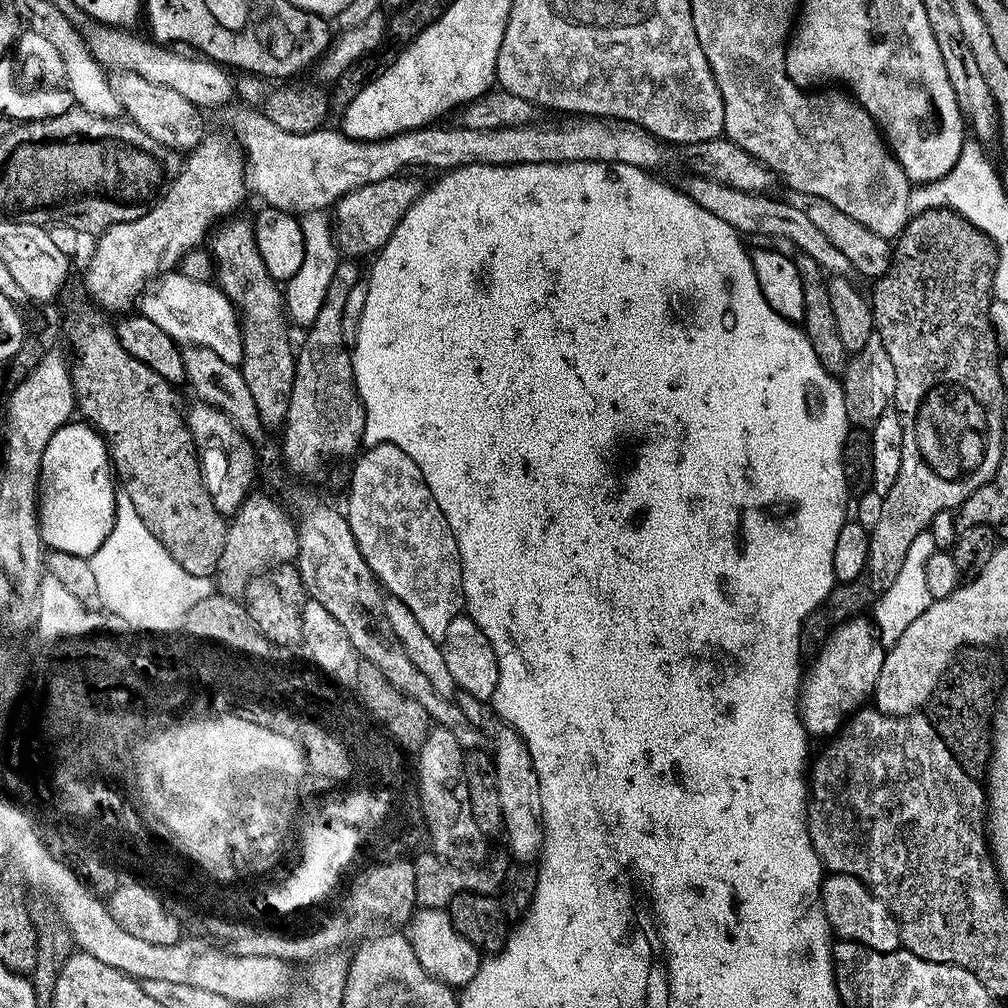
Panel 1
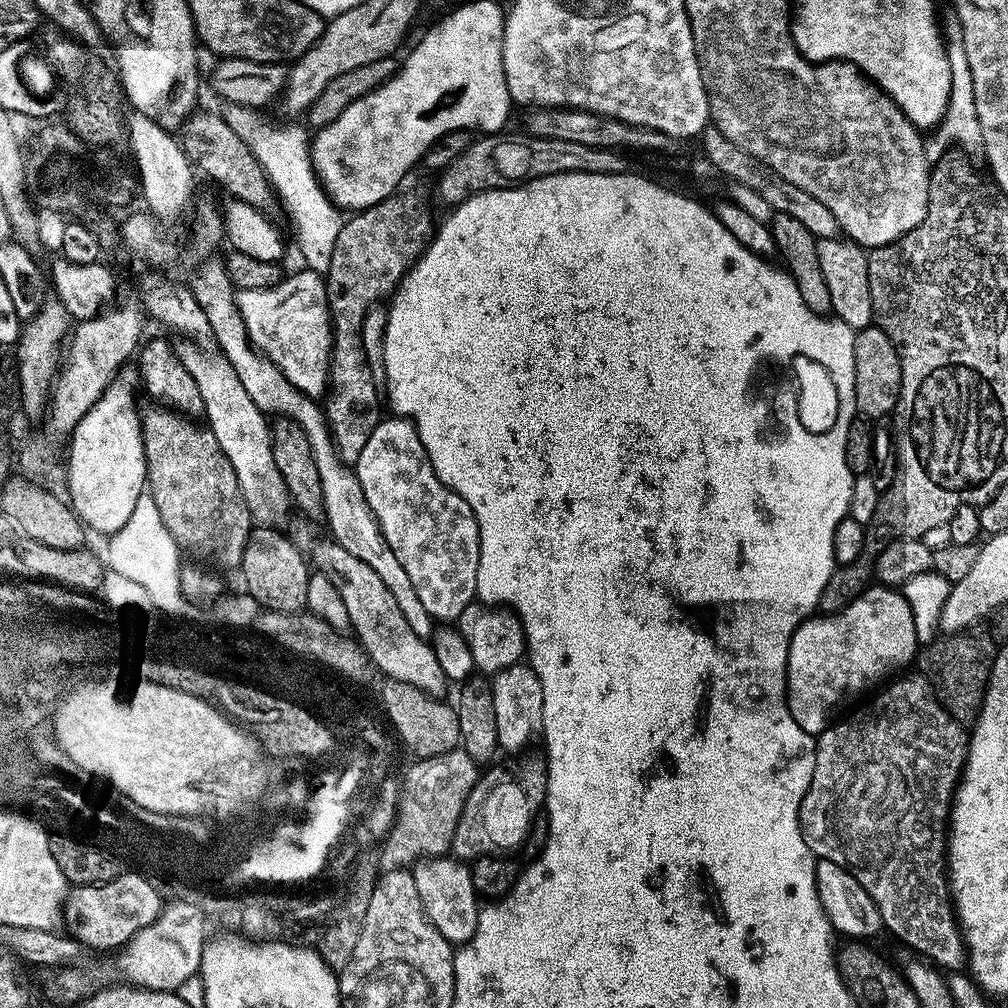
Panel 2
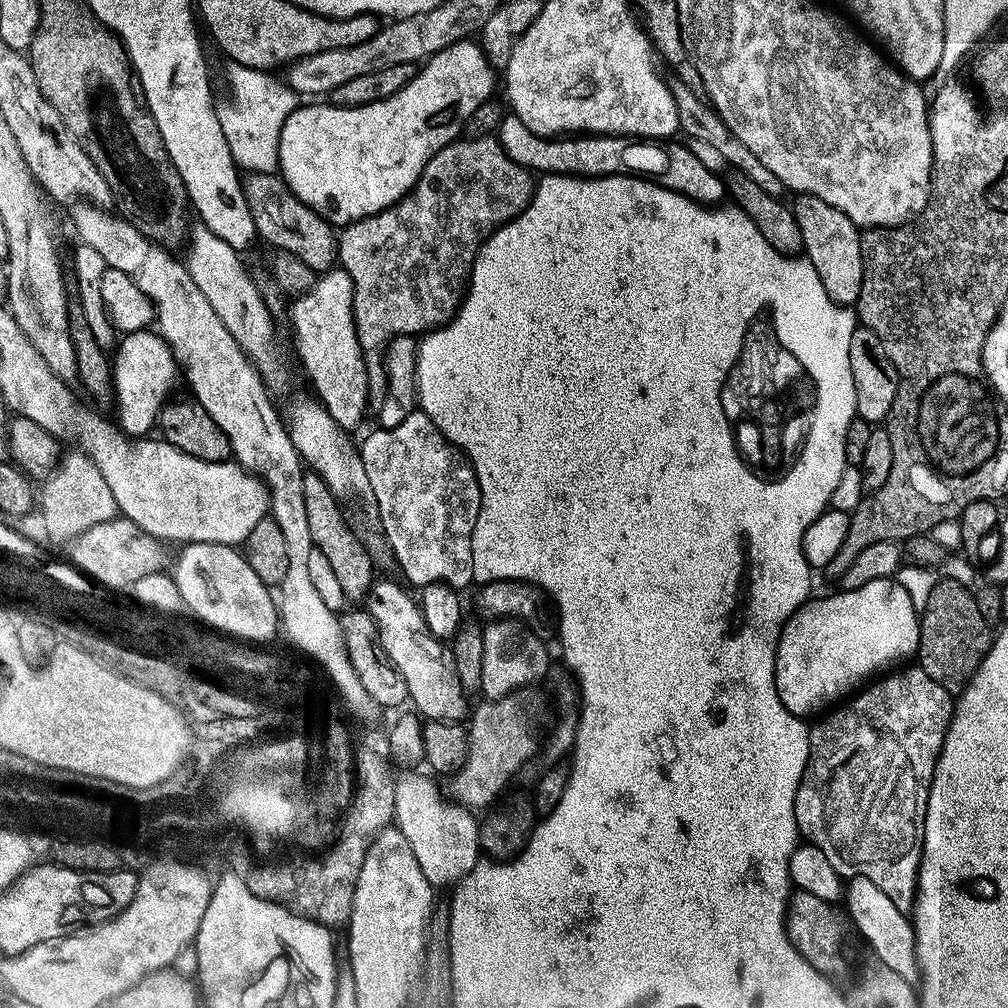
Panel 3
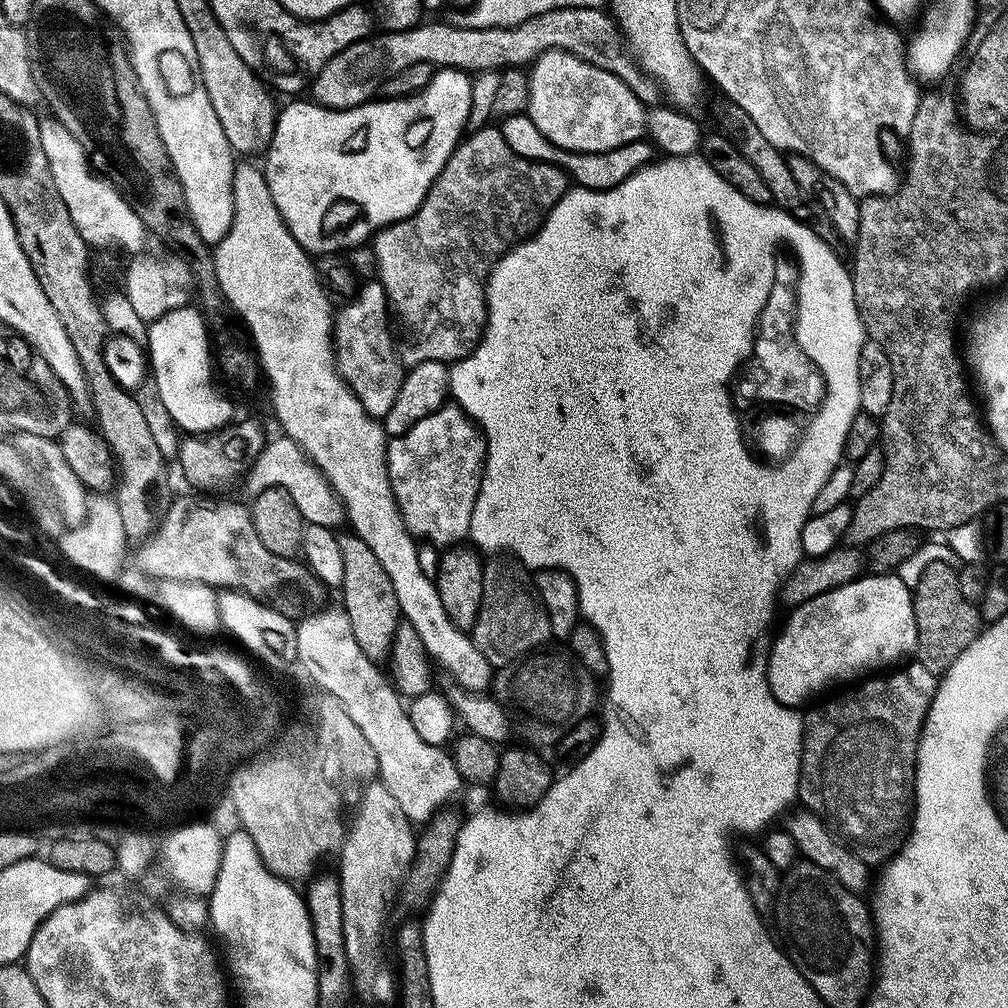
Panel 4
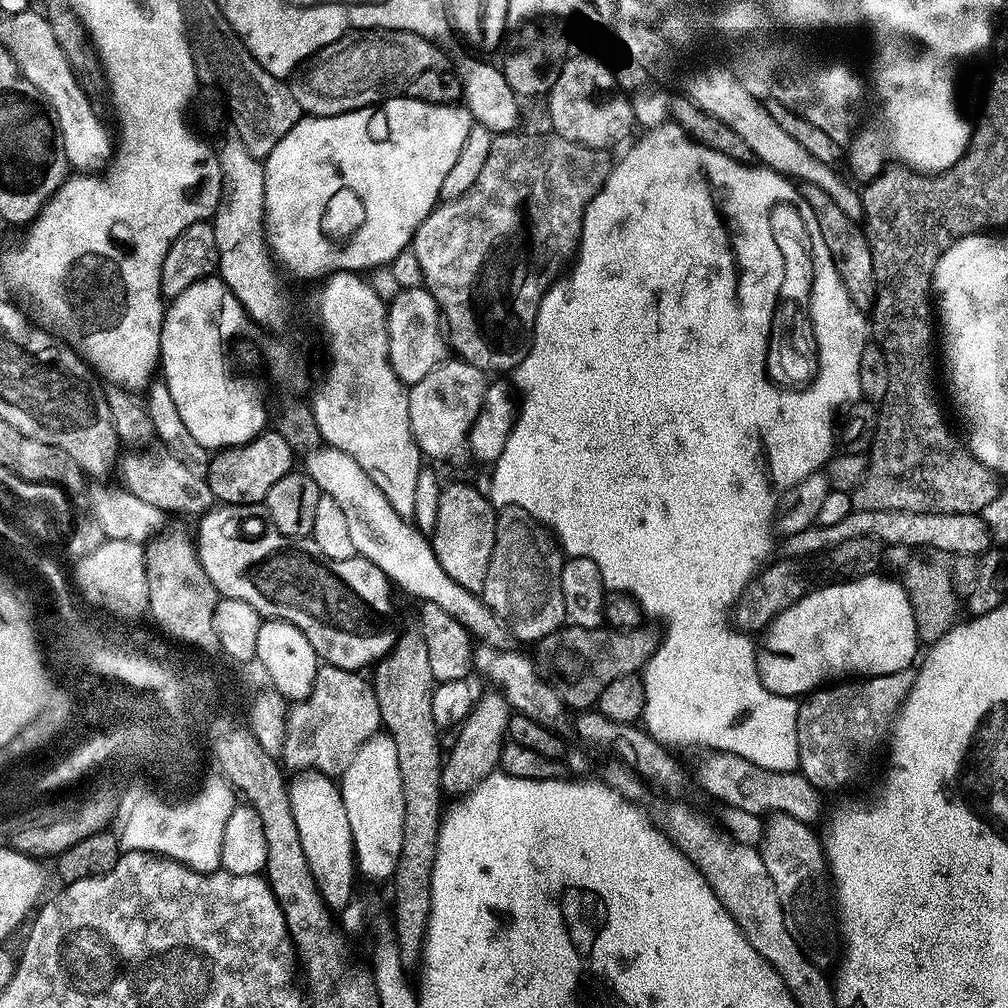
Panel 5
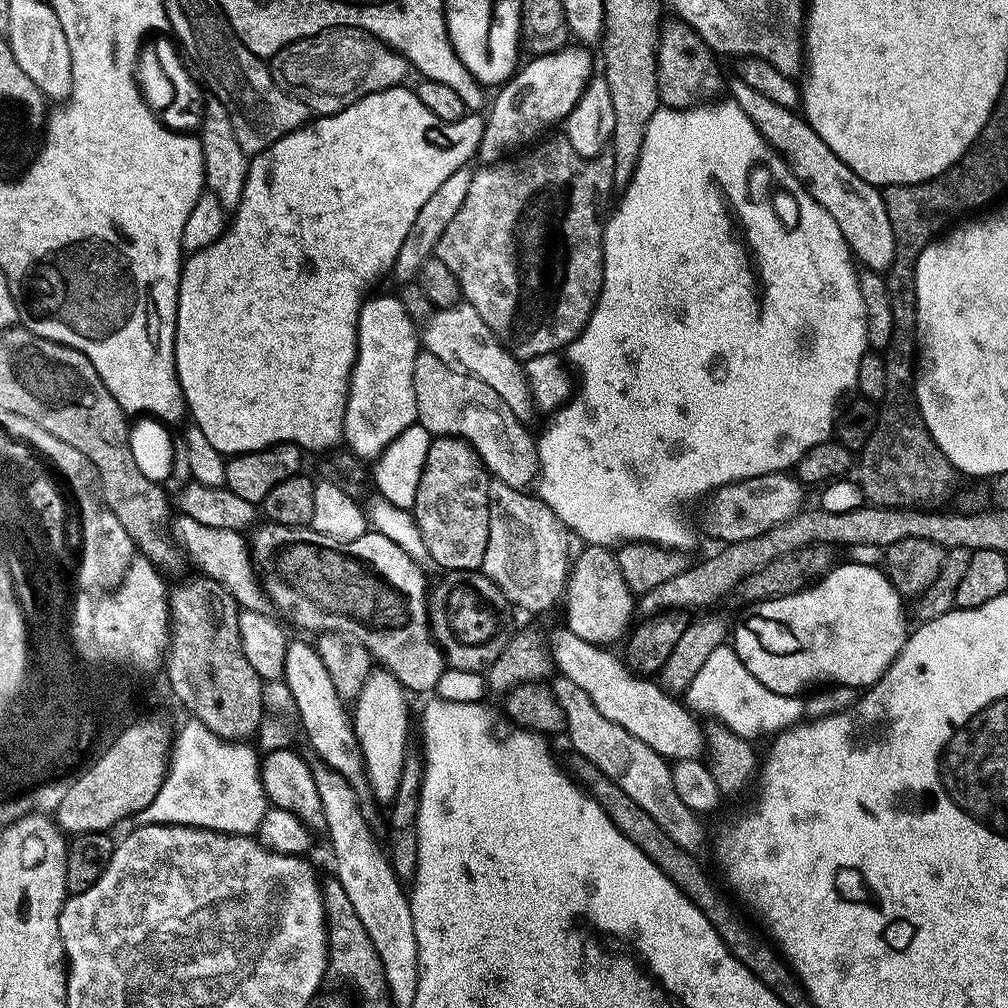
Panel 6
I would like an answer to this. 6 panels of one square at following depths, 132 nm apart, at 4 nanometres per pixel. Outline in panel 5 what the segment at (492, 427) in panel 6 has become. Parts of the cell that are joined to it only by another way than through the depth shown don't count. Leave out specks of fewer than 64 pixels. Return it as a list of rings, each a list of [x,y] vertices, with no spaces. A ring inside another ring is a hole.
[[[450,358],[428,371],[424,378],[407,389],[407,414],[412,436],[421,453],[428,459],[434,458],[444,462],[460,462],[469,455],[467,445],[468,431],[476,420],[483,399],[487,395],[488,381],[486,374],[473,364],[459,358]]]

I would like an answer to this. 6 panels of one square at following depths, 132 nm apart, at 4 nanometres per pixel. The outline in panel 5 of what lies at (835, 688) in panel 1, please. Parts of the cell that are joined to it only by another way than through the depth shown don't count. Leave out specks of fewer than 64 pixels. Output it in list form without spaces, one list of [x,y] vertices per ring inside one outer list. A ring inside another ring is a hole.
[[[877,574],[863,576],[861,580],[825,583],[825,588],[820,588],[817,592],[809,591],[798,602],[794,602],[796,610],[787,608],[774,617],[768,627],[763,629],[756,649],[756,665],[768,691],[779,696],[800,698],[821,686],[840,682],[845,678],[885,676],[911,669],[917,659],[916,644],[918,645],[912,607],[904,593],[903,583],[896,581],[895,584],[882,577],[883,575]]]

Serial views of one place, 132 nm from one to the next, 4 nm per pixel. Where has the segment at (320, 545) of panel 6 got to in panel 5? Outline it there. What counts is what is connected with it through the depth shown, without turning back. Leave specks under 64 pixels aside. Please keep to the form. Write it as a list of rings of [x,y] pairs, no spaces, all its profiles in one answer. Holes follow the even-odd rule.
[[[220,504],[199,517],[196,540],[194,536],[196,557],[217,593],[229,600],[246,602],[246,606],[254,606],[261,617],[293,624],[306,634],[310,646],[314,646],[317,657],[325,664],[349,670],[363,669],[363,664],[375,665],[398,639],[398,627],[392,621],[393,589],[388,577],[365,556],[331,560],[320,555],[315,547],[303,548],[299,539],[284,536],[263,515],[255,516],[252,512],[255,511],[248,506]]]

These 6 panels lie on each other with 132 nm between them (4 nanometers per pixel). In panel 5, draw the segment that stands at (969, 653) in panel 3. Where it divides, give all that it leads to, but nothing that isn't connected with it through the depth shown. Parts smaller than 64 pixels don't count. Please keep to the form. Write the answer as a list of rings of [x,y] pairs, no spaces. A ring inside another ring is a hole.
[[[917,548],[905,560],[902,569],[902,583],[904,593],[908,596],[908,601],[912,607],[914,614],[914,626],[916,627],[916,635],[921,641],[925,640],[925,645],[931,646],[940,640],[955,624],[958,622],[956,616],[962,612],[962,600],[956,597],[956,584],[952,581],[952,560],[954,561],[953,553],[946,550],[938,550],[937,548]]]

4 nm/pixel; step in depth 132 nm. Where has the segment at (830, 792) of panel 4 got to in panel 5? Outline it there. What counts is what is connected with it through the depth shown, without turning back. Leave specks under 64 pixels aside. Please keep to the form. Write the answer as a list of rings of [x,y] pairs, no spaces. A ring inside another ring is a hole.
[[[905,670],[886,674],[885,676],[865,676],[852,678],[847,682],[833,682],[821,686],[814,692],[807,693],[799,701],[798,710],[798,754],[800,755],[799,773],[812,783],[816,789],[844,788],[852,784],[868,768],[872,755],[881,751],[886,737],[889,735],[896,713],[900,711],[904,700],[910,694],[912,683],[916,680],[916,672]]]

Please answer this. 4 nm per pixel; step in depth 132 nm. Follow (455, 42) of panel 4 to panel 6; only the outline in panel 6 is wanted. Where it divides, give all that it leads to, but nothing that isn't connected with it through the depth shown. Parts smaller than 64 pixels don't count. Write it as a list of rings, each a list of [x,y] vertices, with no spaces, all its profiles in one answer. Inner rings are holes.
[[[331,28],[301,40],[295,40],[270,57],[272,80],[290,98],[302,102],[317,117],[354,106],[371,92],[399,88],[410,73],[408,60],[366,30]]]

